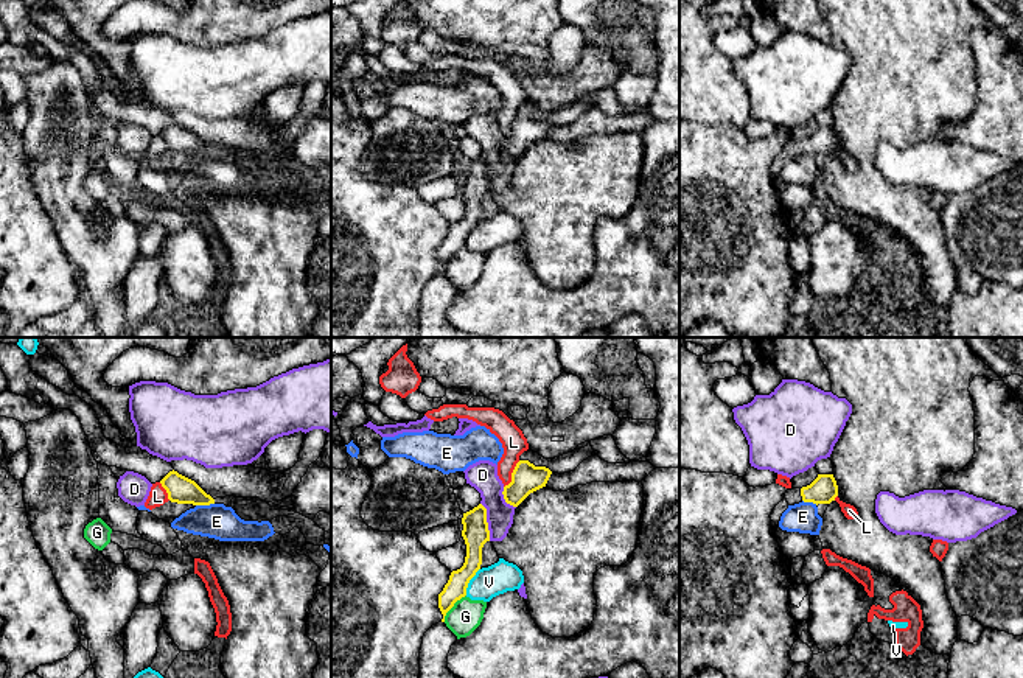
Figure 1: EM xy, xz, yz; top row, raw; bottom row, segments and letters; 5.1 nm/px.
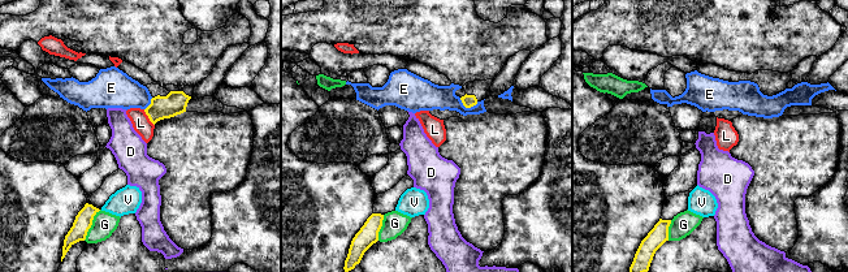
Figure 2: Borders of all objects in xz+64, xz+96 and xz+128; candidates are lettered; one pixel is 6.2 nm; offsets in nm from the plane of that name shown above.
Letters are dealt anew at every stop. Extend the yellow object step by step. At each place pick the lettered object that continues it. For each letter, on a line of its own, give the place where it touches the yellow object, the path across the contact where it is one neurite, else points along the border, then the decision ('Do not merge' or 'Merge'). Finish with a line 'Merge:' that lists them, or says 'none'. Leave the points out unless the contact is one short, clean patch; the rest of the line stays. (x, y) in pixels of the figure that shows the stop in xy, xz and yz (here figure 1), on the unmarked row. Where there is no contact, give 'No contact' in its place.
D: Touches yellow at xz (485, 173). Boundary: xz (481, 154), (485, 160), (490, 192). Do not merge
E: Touches yellow at xy (204, 156). Boundary: xy (213, 154), (196, 157). Do not merge
G: Touches yellow at xz (453, 257). Boundary: xz (465, 246), (446, 265), (443, 272). Do not merge
L: Touches yellow at xz (512, 126). Do not merge
V: Touches yellow at xz (468, 234). Boundary: xz (479, 220), (470, 232), (465, 246). Do not merge
Merge: none

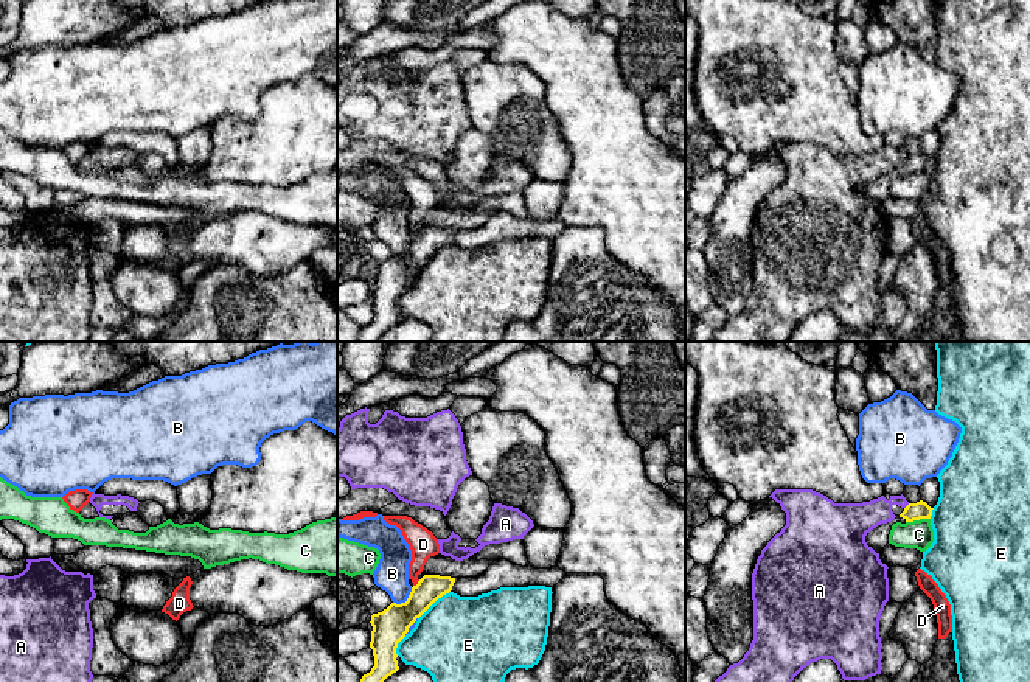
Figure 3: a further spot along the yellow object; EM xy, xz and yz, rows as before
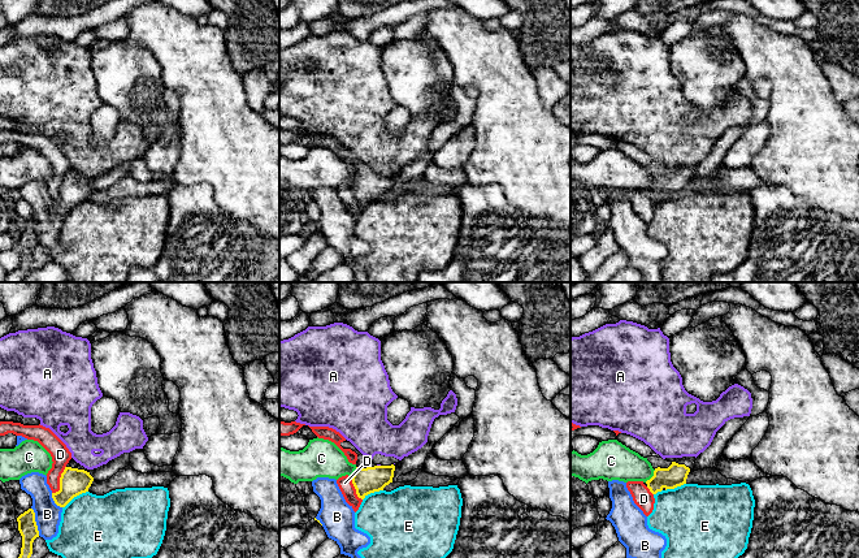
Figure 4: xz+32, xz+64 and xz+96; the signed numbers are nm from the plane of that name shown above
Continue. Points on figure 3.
A: Touches yellow at yz (906, 159). Boundary: yz (909, 156), (904, 160). Do not merge
B: Touches yellow at xz (407, 252). Boundary: xz (412, 240), (404, 254), (393, 255). Do not merge
C: Touches yellow at yz (917, 171). Boundary: yz (929, 170), (906, 174). Do not merge
D: Touches yellow at xz (418, 235). Do not merge
E: Touches yellow at xz (434, 254). Do not merge
Merge: none

